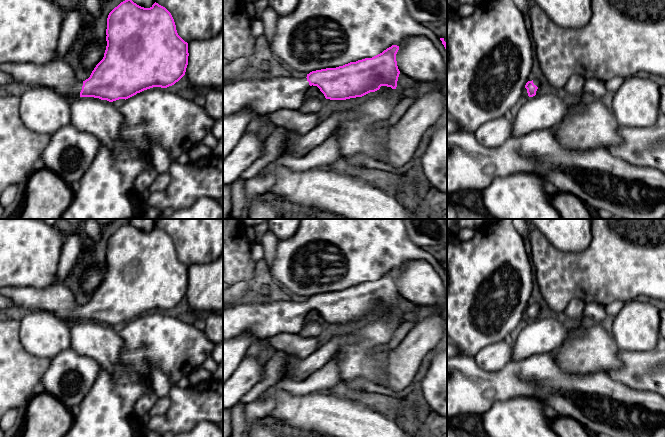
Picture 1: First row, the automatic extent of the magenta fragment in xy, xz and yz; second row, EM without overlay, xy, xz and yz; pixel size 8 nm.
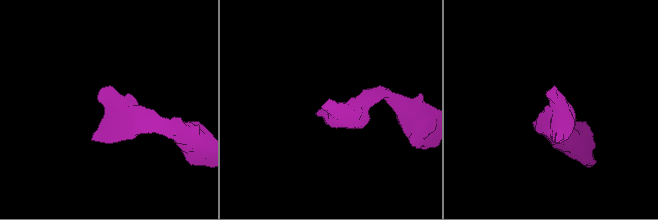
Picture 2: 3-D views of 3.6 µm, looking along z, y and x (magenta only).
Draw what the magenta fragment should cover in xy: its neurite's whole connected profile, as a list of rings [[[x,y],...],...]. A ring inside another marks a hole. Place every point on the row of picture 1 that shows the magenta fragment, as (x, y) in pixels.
[[[132,0],[121,2],[108,15],[106,35],[104,57],[83,82],[75,79],[73,68],[63,59],[43,64],[2,63],[0,70],[12,79],[12,83],[47,87],[67,100],[94,97],[109,102],[126,100],[153,87],[167,88],[185,75],[188,43],[178,35],[171,13],[158,3],[144,8]]]

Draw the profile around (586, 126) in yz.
[[[601,99],[592,102],[581,100],[580,102],[568,102],[567,112],[557,126],[552,128],[560,144],[576,151],[606,149],[622,143],[622,137],[618,133],[619,124],[611,110],[608,110]]]

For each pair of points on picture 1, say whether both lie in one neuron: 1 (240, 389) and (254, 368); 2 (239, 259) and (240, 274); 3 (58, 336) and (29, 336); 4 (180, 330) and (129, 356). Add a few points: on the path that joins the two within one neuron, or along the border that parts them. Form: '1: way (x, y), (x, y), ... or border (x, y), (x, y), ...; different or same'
1: way (240, 384), (249, 373); same
2: way (239, 263), (240, 270); same
3: way (51, 336), (36, 336); same
4: way (167, 339), (151, 339), (142, 348); same

